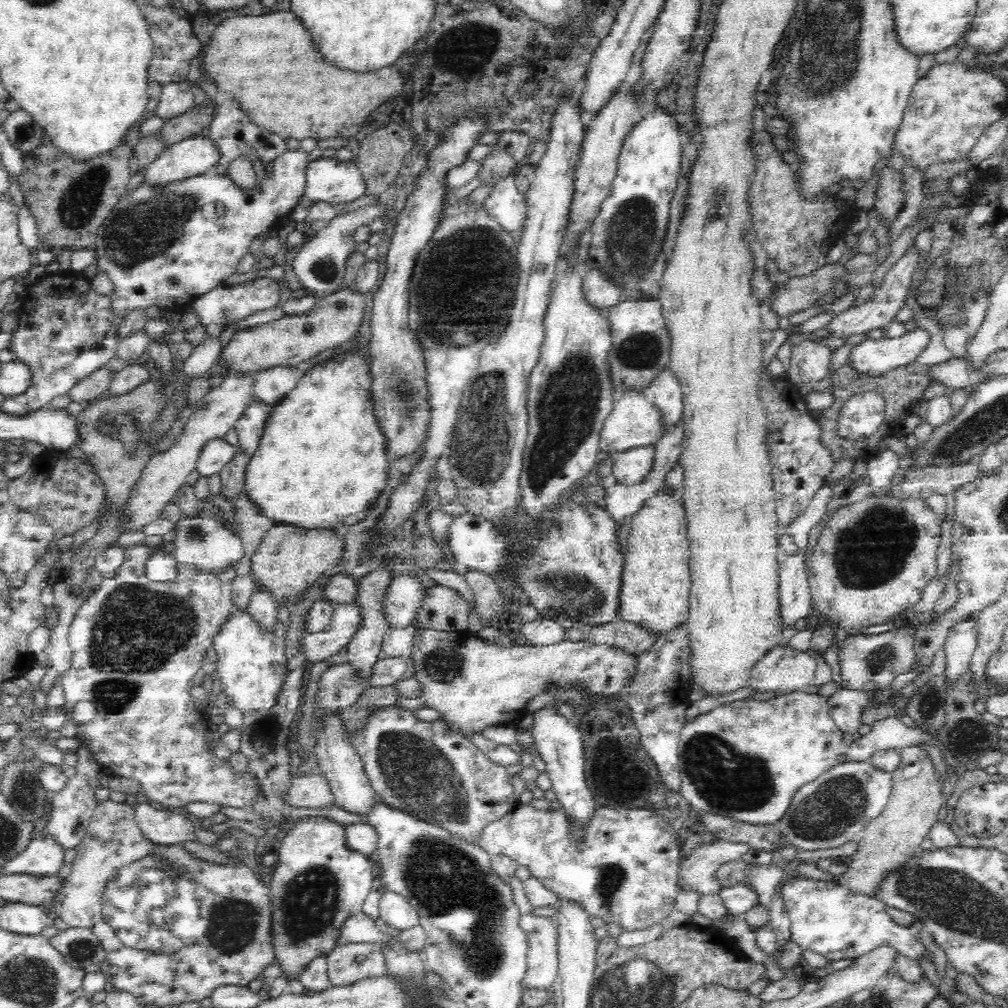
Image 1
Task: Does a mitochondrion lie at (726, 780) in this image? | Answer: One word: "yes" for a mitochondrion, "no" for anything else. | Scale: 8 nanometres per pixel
yes

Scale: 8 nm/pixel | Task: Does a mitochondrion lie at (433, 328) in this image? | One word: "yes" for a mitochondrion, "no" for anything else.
yes

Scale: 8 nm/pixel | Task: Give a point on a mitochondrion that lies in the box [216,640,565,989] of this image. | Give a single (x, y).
(441, 875)

